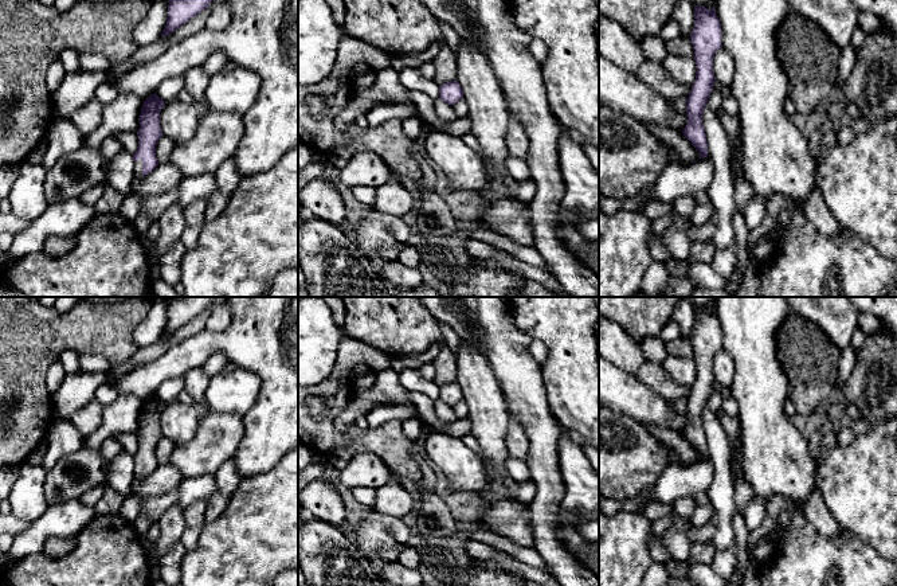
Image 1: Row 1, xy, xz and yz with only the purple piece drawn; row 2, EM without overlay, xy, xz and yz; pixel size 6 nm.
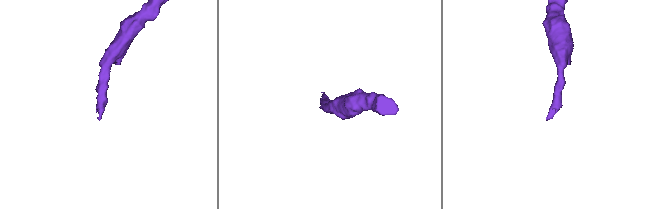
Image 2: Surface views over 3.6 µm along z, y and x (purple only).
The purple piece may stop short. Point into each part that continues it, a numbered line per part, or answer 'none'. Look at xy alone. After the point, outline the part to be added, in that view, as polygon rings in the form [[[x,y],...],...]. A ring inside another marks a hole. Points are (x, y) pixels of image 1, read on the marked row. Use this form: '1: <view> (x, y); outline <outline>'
1: xy (137, 164); outline [[[142,160],[134,161],[134,179],[141,179],[142,177]]]

